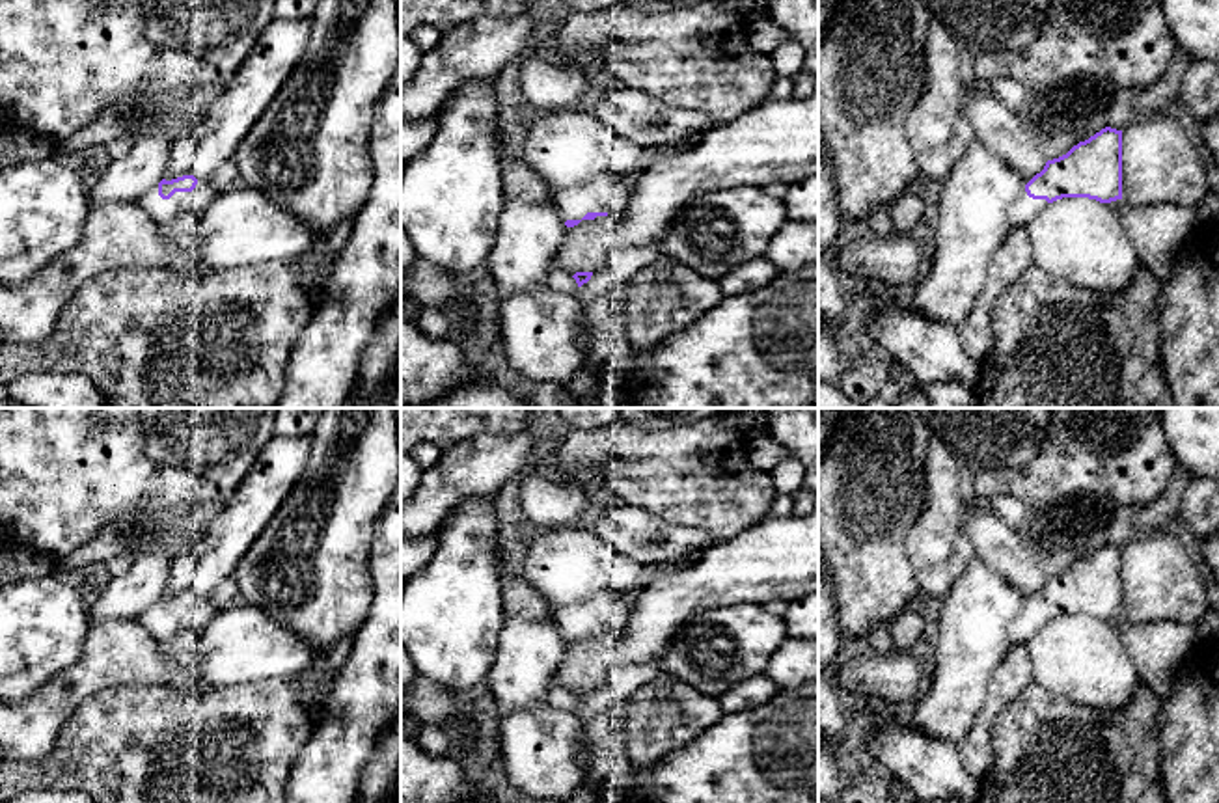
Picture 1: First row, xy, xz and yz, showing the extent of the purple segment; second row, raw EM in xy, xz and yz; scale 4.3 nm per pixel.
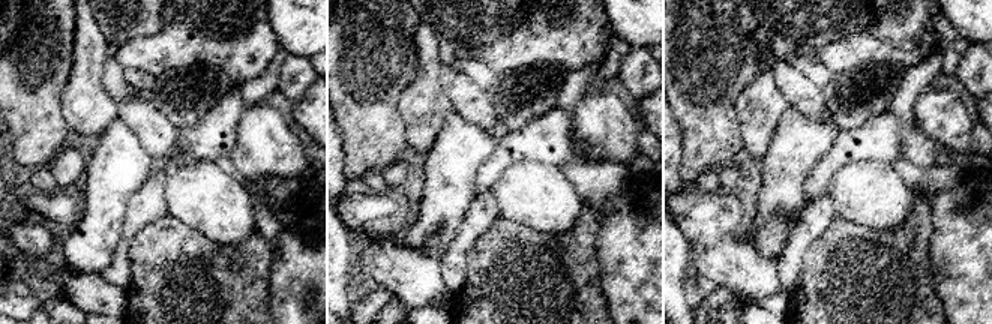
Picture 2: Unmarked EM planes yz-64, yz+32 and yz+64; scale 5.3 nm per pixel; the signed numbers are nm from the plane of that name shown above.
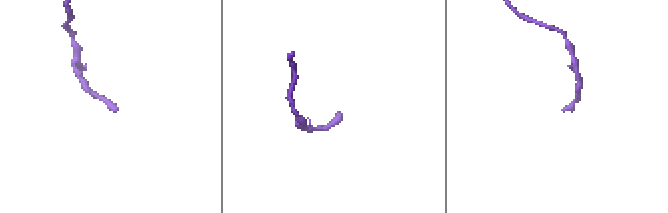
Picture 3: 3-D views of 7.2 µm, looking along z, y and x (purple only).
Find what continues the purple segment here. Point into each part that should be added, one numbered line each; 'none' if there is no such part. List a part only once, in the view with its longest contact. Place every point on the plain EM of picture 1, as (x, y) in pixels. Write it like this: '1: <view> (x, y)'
1: xy (163, 628)

